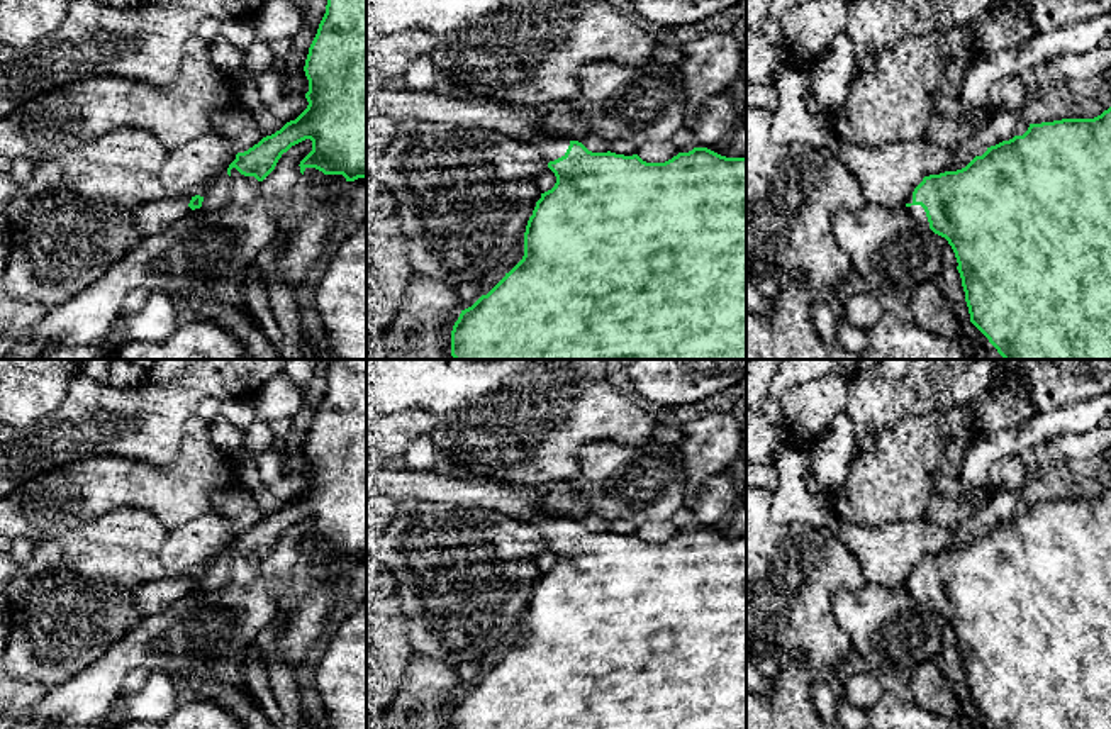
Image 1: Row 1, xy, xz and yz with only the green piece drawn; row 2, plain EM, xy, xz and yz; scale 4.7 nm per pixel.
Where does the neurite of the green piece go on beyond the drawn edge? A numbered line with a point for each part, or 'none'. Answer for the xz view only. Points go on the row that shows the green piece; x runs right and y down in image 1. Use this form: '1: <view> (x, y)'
1: xz (516, 122)

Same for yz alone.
1: yz (918, 212)

